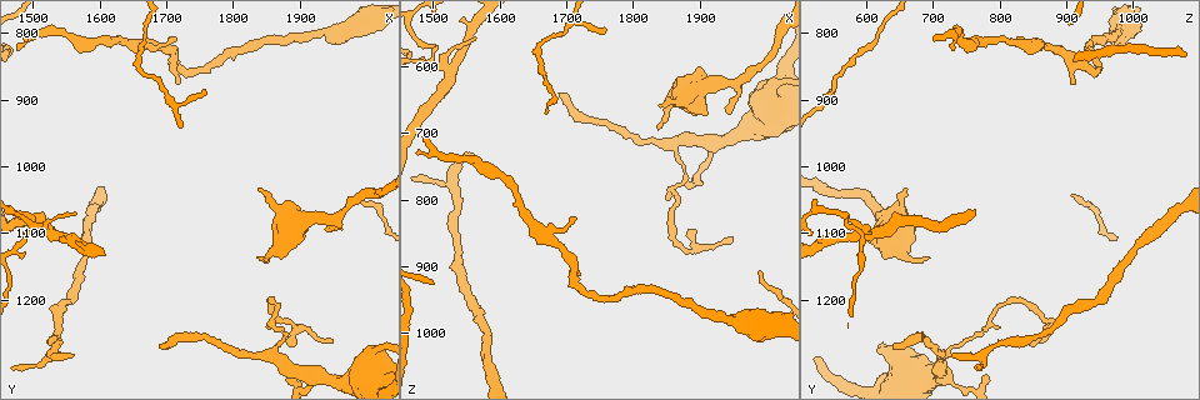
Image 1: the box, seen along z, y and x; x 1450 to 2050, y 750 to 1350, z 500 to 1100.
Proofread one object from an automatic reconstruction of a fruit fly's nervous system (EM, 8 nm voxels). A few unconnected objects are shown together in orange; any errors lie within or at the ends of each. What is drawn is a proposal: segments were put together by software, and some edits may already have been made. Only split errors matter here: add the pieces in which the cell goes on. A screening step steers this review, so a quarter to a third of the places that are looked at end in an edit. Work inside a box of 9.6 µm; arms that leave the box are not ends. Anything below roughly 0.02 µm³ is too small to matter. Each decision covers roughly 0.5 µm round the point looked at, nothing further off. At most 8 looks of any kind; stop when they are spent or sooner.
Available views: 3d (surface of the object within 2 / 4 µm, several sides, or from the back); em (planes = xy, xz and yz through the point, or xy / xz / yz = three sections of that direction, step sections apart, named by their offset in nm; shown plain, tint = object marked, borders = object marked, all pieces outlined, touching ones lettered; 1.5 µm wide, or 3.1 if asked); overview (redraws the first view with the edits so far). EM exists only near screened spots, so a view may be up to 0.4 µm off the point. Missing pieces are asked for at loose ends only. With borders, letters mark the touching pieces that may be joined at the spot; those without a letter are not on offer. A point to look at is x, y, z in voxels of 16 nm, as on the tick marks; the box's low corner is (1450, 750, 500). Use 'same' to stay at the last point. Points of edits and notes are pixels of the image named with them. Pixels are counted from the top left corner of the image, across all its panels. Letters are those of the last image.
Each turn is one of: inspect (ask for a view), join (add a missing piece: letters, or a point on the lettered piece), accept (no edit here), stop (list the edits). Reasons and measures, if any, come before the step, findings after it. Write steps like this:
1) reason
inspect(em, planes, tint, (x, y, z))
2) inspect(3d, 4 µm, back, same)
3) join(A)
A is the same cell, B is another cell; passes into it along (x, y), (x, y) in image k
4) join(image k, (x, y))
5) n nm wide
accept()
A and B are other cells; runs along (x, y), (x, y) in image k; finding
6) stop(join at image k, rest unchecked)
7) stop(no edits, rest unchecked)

thin end
inspect(3d, 2 µm, (1560, 1280, 735))

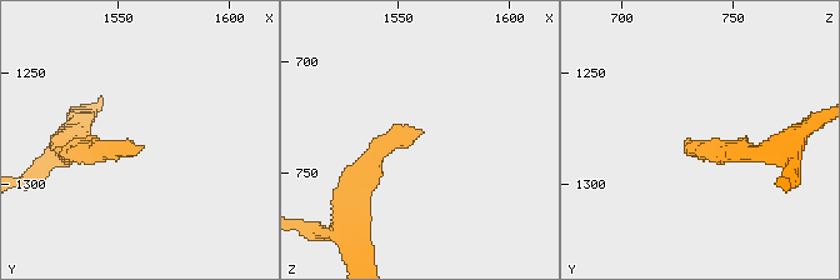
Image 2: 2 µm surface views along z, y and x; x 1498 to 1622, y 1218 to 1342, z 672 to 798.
now the EM
inspect(em, yz, step 4, borders, (1560, 1286, 733))

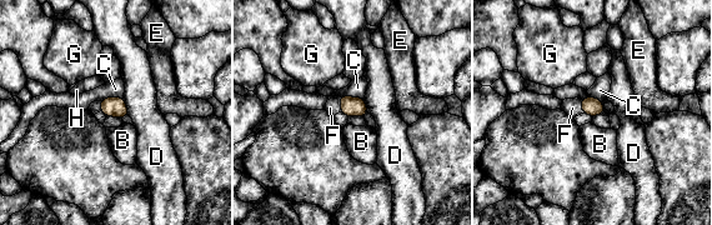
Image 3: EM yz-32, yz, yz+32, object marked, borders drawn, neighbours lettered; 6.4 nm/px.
inspect(em, planes, borders, same)

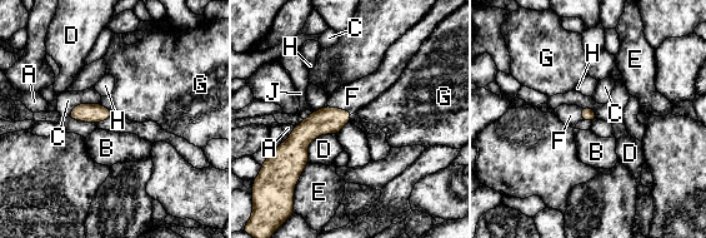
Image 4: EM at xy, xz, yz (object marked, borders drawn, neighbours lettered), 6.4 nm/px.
D touches over 260 nm
join(F)
F is the same cell, A, B, C, D, E, G, H and J are other cells; the cell continues

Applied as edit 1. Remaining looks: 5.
see it whole again
inspect(overview)

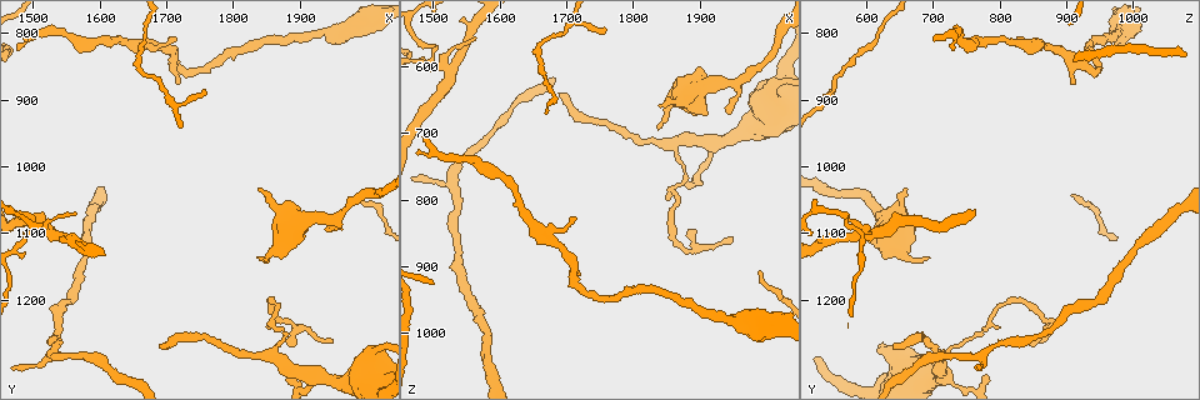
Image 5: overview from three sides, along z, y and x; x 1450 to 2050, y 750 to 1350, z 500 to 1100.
thin end
inspect(em, planes, borders, (1840, 1030, 660))

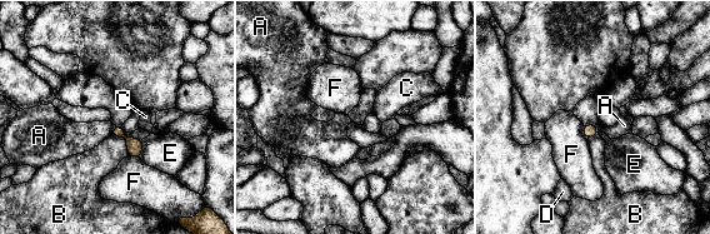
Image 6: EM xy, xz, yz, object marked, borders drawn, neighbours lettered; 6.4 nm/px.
B touches over 180 nm
accept()
A, B, C, D, E and F are other cells; border along (115, 125), (111, 134) in image 6; no lettered piece goes on from it

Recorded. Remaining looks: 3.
stop(join at image 4, rest unchecked)

